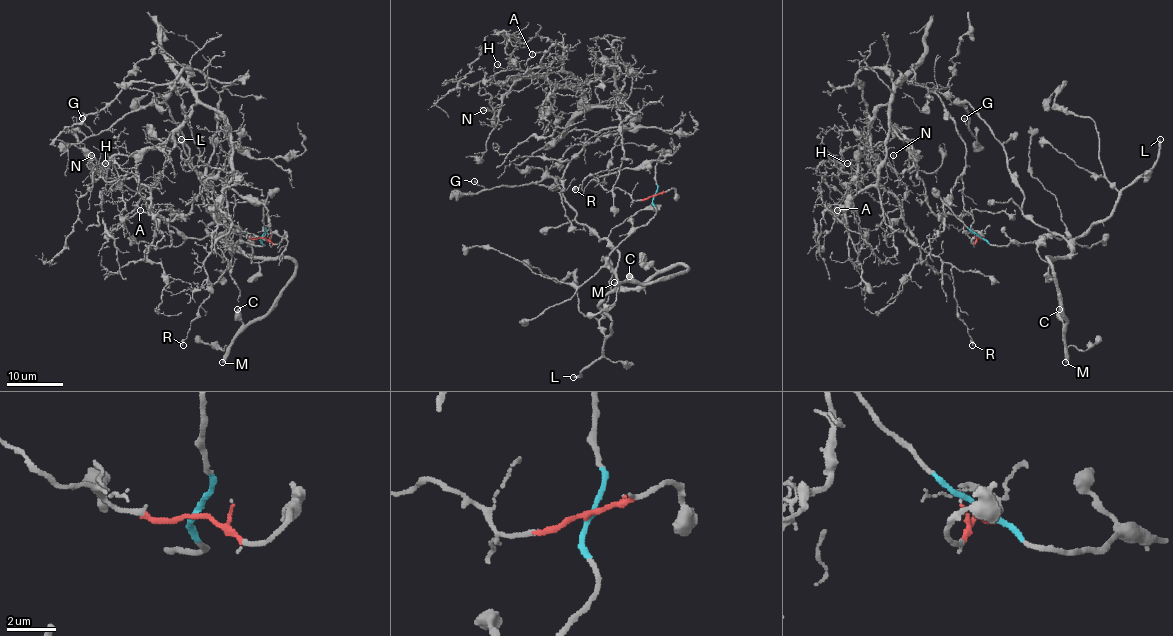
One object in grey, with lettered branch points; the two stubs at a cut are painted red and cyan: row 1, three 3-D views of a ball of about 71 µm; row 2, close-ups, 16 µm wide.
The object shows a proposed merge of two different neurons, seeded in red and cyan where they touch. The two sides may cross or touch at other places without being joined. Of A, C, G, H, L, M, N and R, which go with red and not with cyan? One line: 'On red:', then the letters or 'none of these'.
On red: A, H, N, R

